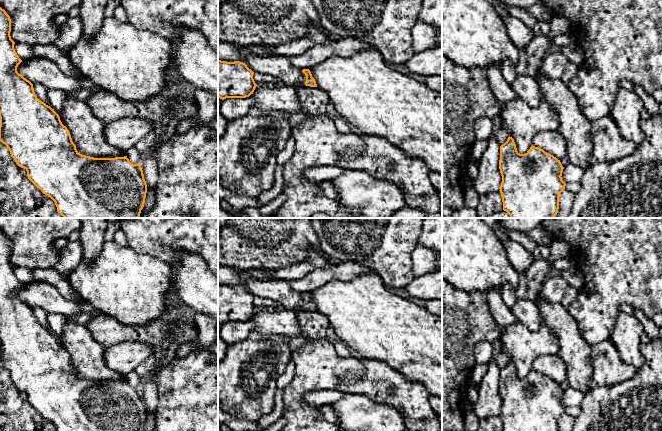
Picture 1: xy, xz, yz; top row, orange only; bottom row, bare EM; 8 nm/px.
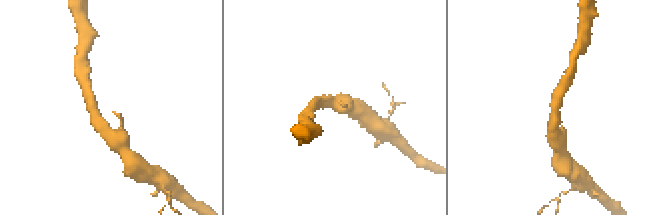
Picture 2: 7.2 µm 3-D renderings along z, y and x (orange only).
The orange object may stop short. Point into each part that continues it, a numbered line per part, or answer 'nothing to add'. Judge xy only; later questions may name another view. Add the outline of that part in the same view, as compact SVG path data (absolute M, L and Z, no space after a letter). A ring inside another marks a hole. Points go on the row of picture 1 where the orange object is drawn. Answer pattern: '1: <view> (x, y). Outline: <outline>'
nothing to add

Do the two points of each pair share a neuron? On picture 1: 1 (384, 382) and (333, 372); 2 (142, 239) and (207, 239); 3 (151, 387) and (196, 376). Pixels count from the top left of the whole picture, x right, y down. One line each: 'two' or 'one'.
1: two
2: one
3: two

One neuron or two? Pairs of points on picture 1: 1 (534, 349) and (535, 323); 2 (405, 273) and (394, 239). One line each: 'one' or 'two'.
1: two
2: one

